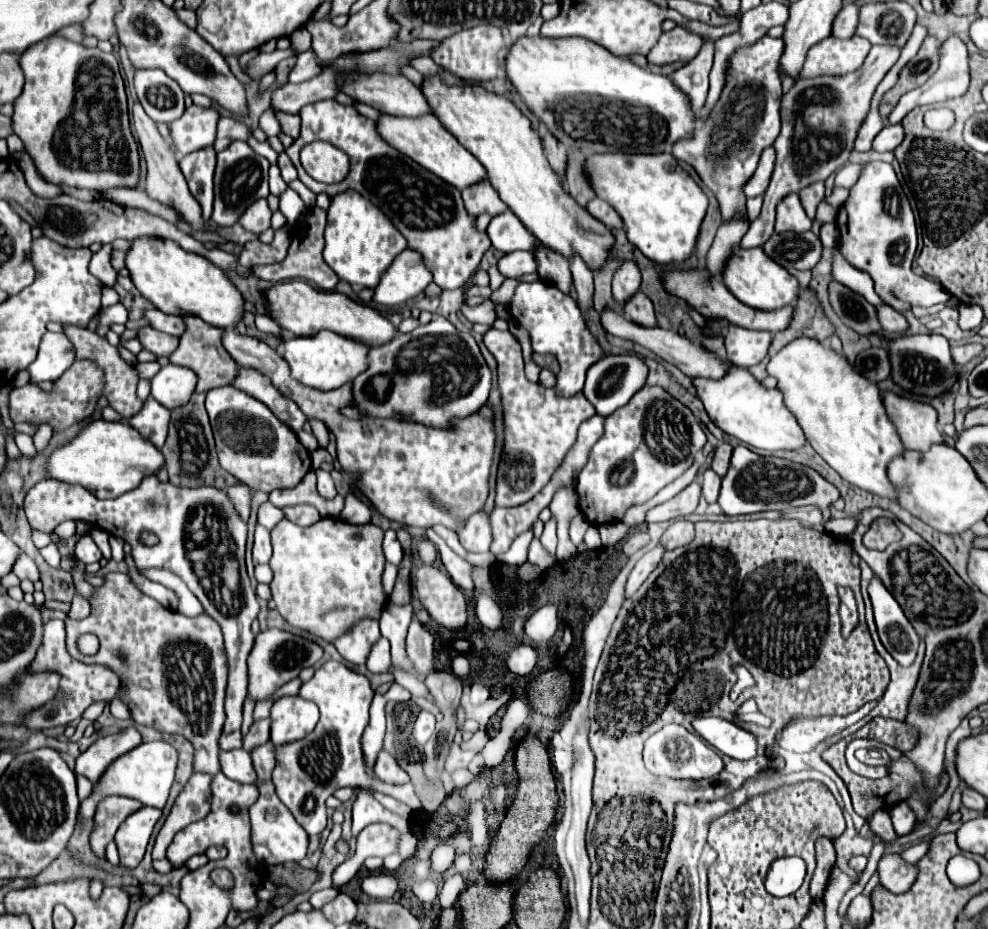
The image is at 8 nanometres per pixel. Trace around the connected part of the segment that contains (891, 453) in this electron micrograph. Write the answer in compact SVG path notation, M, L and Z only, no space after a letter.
M796 338L778 352L770 352L768 374L778 380L784 404L800 422L810 446L846 482L866 492L898 502L898 488L888 480L888 464L906 452L900 434L888 418L876 384L856 374L842 354L812 338Z

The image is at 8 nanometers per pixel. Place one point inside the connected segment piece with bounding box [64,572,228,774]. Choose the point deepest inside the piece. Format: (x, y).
(143, 642)

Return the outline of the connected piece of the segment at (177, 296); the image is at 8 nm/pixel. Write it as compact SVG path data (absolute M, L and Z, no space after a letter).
M140 238L134 240L126 256L126 268L134 286L144 298L148 298L164 314L192 314L200 316L204 322L232 330L244 318L244 298L240 290L230 282L224 270L214 266L208 258L182 250L172 240L160 238Z

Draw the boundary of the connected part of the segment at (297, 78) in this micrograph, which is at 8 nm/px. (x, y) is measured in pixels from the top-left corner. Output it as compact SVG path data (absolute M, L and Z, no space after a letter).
M308 48L306 52L300 52L298 54L298 60L296 60L296 66L292 68L290 76L288 76L288 82L304 82L304 80L310 80L314 76L320 74L320 64L316 60L316 54L312 48Z

